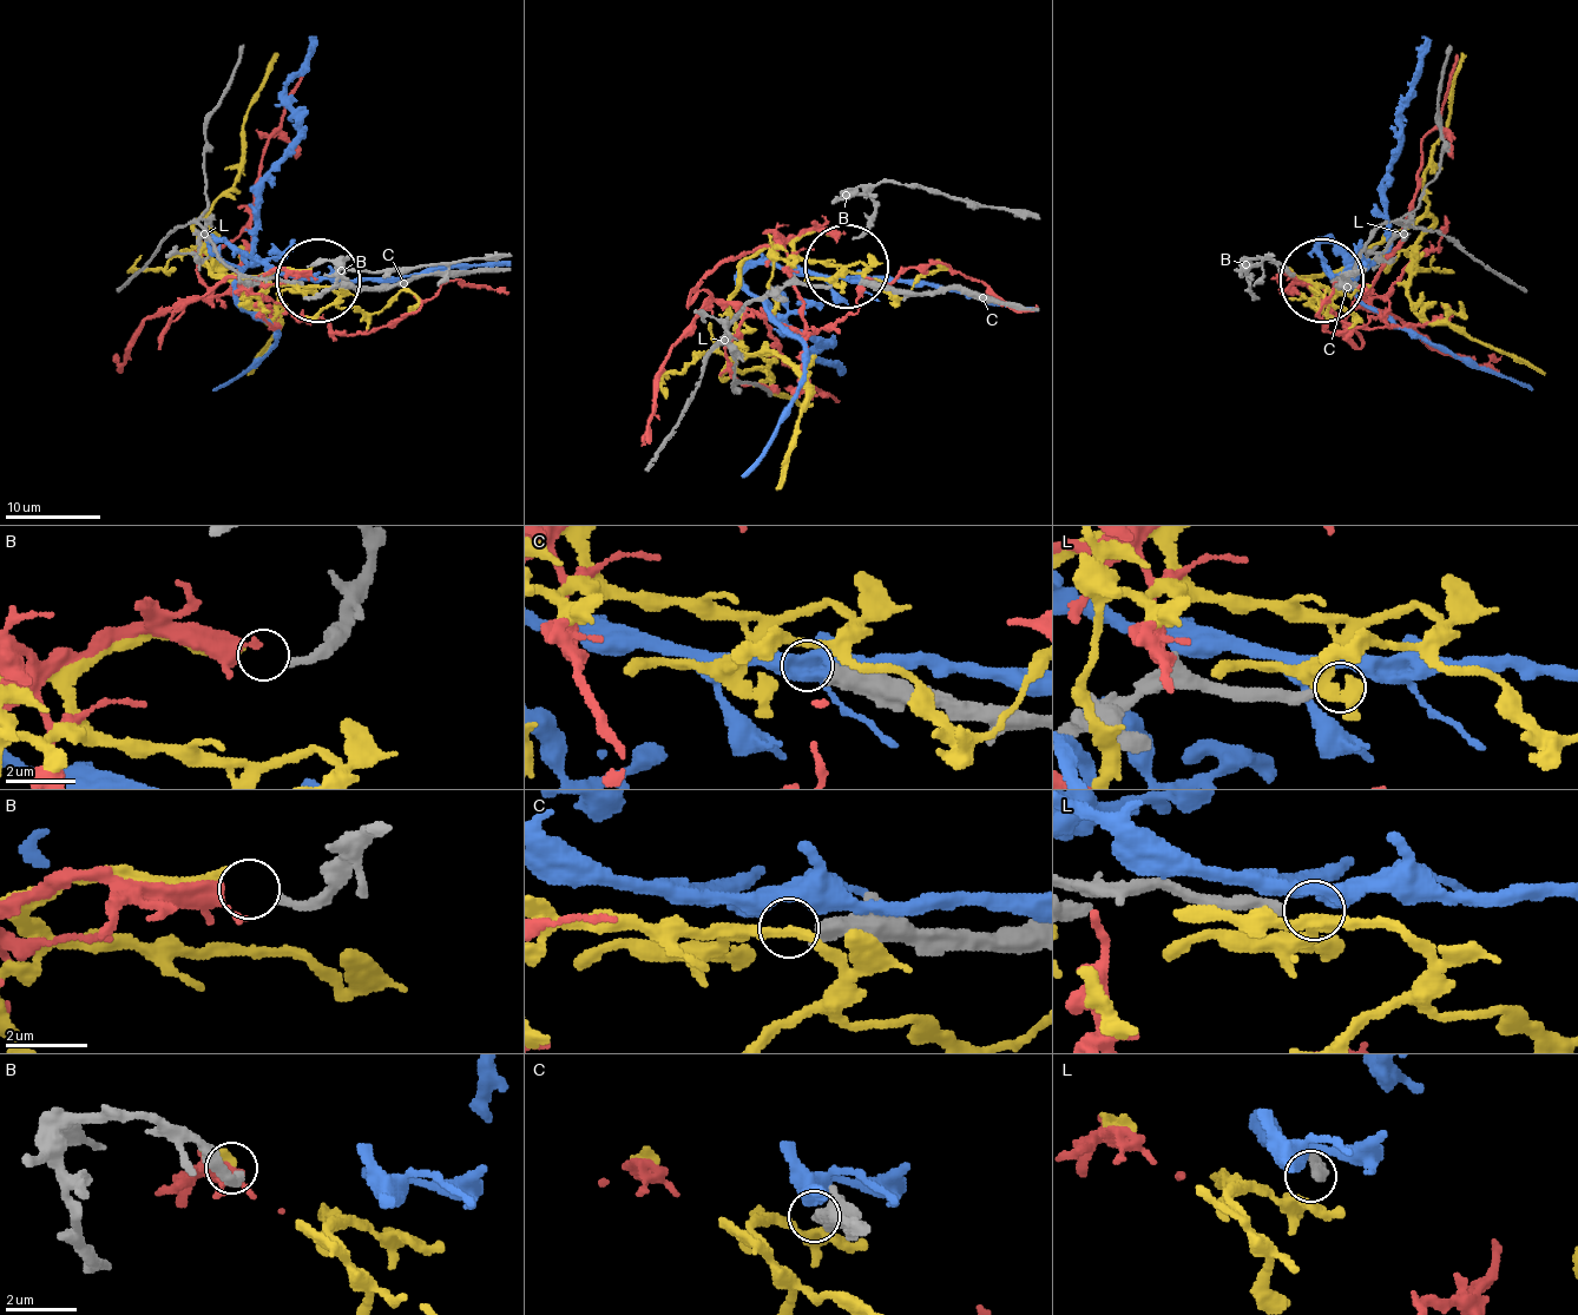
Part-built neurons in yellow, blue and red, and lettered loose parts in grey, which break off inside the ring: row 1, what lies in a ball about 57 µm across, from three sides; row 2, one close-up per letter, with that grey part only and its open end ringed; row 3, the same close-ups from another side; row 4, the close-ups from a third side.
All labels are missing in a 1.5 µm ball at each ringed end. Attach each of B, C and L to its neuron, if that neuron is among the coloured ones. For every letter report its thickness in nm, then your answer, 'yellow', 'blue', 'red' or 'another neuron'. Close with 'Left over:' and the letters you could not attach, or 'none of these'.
B: calibre 240 nm; red
C: calibre 480 nm; another neuron
L: calibre 280 nm; another neuron
Left over: C, L

